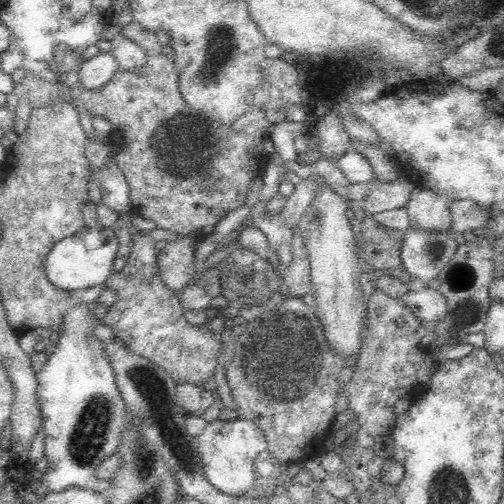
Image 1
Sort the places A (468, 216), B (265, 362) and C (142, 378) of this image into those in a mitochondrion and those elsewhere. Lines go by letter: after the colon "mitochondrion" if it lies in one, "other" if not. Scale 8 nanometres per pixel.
A: other
B: mitochondrion
C: mitochondrion

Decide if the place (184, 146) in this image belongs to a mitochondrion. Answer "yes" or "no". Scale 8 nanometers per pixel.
yes

